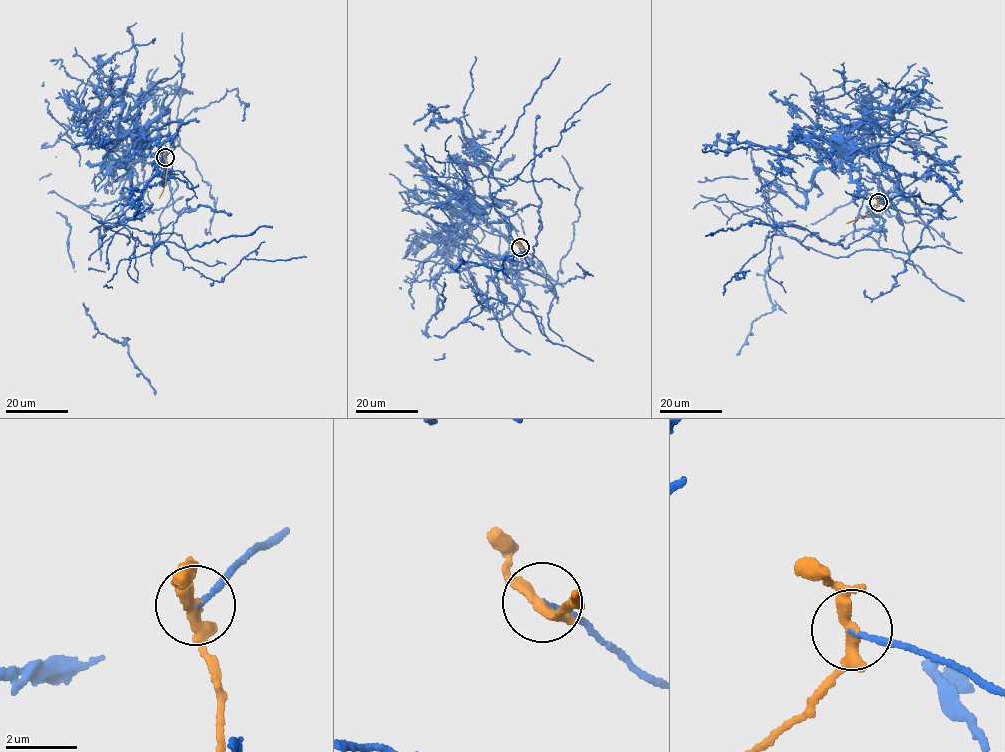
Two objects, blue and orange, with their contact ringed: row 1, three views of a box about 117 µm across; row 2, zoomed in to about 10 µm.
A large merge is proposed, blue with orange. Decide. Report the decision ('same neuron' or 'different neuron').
different neuron

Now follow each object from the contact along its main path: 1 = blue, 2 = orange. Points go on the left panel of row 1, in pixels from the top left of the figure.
1: (165, 157), (179, 143), (177, 89), (153, 90), (164, 112), (145, 127), (145, 136), (138, 135)
2: (165, 157), (165, 184), (159, 198)

